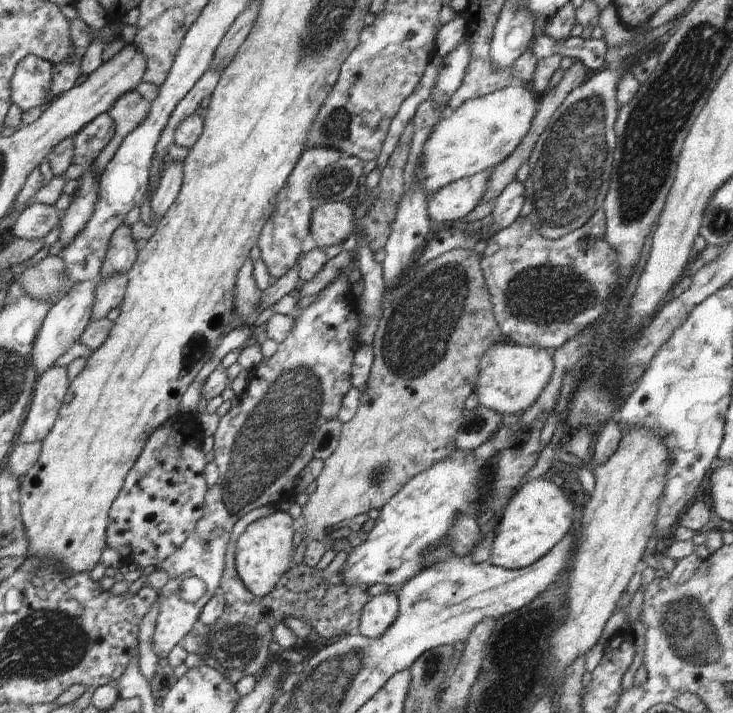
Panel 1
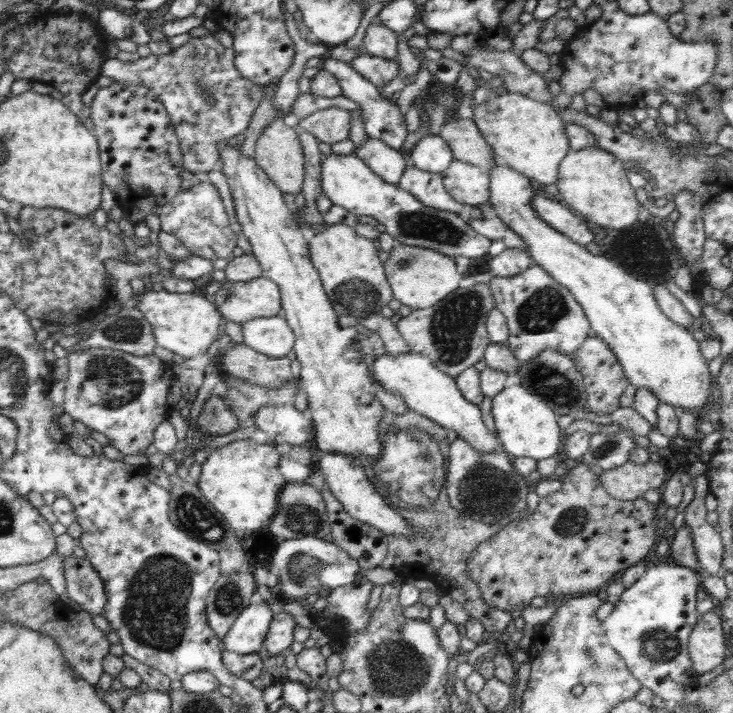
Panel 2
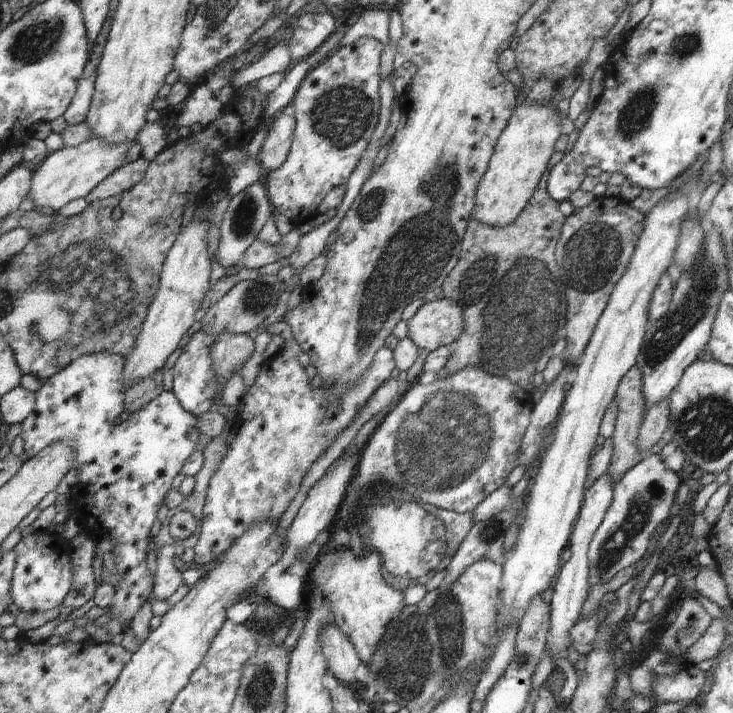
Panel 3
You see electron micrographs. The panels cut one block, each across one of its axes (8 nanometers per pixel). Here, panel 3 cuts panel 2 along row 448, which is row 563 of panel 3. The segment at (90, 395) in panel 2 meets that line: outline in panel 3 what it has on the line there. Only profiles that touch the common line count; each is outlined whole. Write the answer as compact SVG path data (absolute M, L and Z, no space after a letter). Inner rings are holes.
M100 351L93 352L77 359L74 359L66 368L58 371L54 376L43 382L41 388L36 391L35 407L30 416L26 417L26 420L21 422L22 432L20 436L24 439L24 456L26 458L33 457L38 454L40 449L45 446L52 444L54 441L64 441L67 445L70 445L75 450L75 459L72 468L78 468L80 470L80 476L78 482L71 488L71 500L69 505L69 512L76 515L78 519L78 524L82 528L82 532L86 532L90 538L94 538L94 543L110 538L116 544L116 549L113 552L115 555L115 562L117 564L117 573L122 575L122 584L116 589L115 597L113 598L112 606L108 615L112 616L110 618L120 618L123 629L129 627L129 622L134 618L134 615L139 611L140 605L148 598L152 597L153 592L153 582L154 579L150 576L148 568L146 567L146 555L147 546L149 541L149 532L154 520L156 520L156 514L158 514L158 509L163 503L163 500L172 486L172 480L177 474L181 473L182 467L184 466L185 460L196 450L199 446L196 444L198 440L199 430L197 429L197 418L190 414L177 399L177 396L172 391L162 391L162 394L158 398L150 401L143 409L140 409L137 413L132 413L125 422L119 422L117 416L121 413L122 408L126 406L125 402L125 392L126 387L123 385L122 371L123 362L125 358L122 355L116 354L110 351Z

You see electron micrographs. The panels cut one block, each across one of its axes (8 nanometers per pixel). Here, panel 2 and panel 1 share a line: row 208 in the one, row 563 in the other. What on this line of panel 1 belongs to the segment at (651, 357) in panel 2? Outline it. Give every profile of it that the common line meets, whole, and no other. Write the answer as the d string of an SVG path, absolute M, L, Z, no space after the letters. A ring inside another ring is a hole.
M544 476L520 486L510 500L495 529L488 562L504 569L527 568L546 556L570 532L576 520L574 504L554 482Z

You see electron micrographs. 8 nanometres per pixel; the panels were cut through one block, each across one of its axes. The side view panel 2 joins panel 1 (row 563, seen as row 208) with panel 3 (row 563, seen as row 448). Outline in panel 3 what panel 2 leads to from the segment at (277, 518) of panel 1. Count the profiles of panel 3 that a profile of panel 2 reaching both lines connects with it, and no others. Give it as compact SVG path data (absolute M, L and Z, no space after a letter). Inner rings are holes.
M344 546L335 551L326 549L312 565L310 576L320 588L324 599L330 603L334 624L355 646L361 662L369 663L387 626L398 618L405 607L403 593L390 587L384 580L381 573L384 561L377 551L364 552L360 556L362 558L359 558Z

